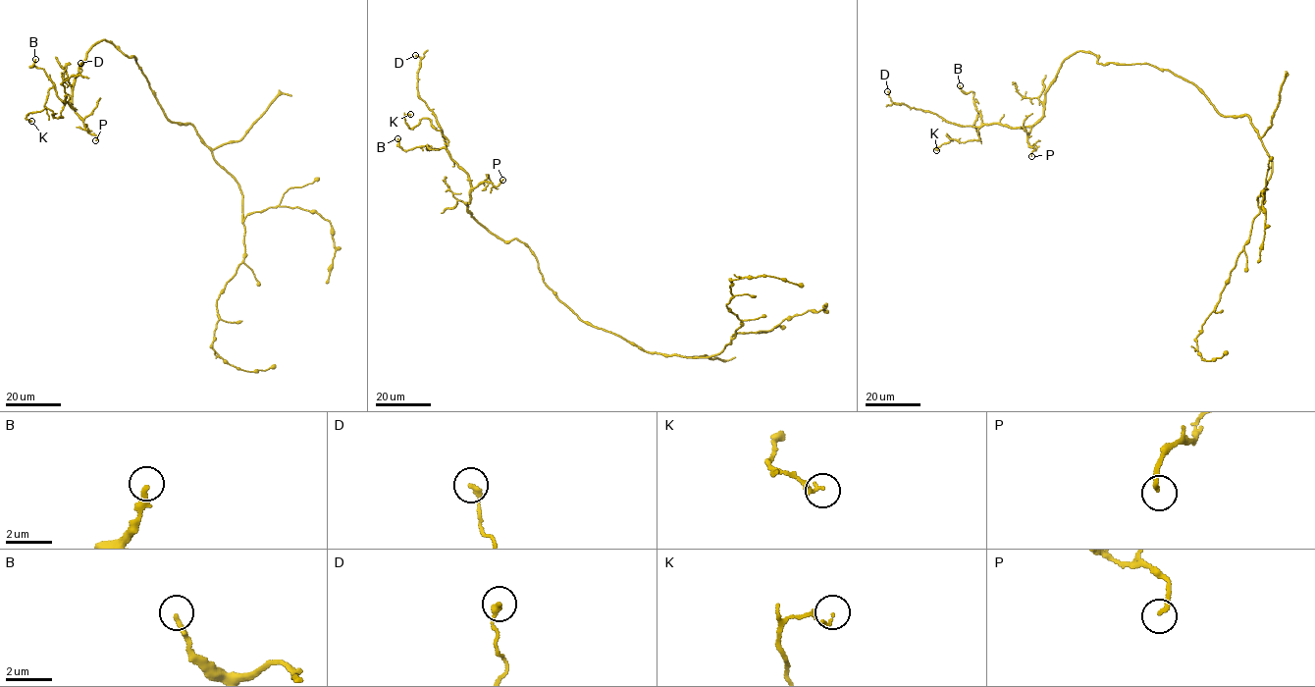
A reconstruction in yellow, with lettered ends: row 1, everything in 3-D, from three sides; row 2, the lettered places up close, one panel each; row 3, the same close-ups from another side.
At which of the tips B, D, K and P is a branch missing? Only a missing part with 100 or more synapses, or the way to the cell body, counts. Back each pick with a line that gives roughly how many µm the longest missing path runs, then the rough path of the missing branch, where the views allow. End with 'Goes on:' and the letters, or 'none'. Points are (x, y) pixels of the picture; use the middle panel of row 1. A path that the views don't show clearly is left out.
Goes on: none

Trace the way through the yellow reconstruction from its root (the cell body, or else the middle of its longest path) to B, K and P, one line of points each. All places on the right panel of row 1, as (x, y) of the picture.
B: (1205, 94), (1170, 71), (1077, 51), (1043, 116), (1008, 128), (982, 124), (960, 85)
K: (1205, 94), (1170, 71), (1103, 65), (1077, 51), (1034, 124), (984, 124), (978, 140), (947, 134), (936, 150)
P: (1205, 94), (1170, 71), (1103, 65), (1077, 51), (1062, 63), (1043, 116), (1030, 127), (1031, 156)

